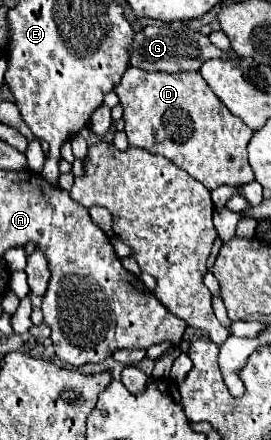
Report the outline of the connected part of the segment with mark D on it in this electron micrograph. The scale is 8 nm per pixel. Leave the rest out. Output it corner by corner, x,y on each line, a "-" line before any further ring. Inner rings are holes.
130,67
122,75
122,81
114,89
114,93
124,107
122,119
126,123
124,131
130,139
130,145
144,147
150,153
158,153
170,159
176,167
184,169
190,177
198,179
210,191
223,185
237,187
242,183
254,181
254,173
248,165
246,155
246,145
252,137
252,131
238,117
234,117
218,101
218,97
214,97
214,93
210,93
210,87
200,73
158,73

